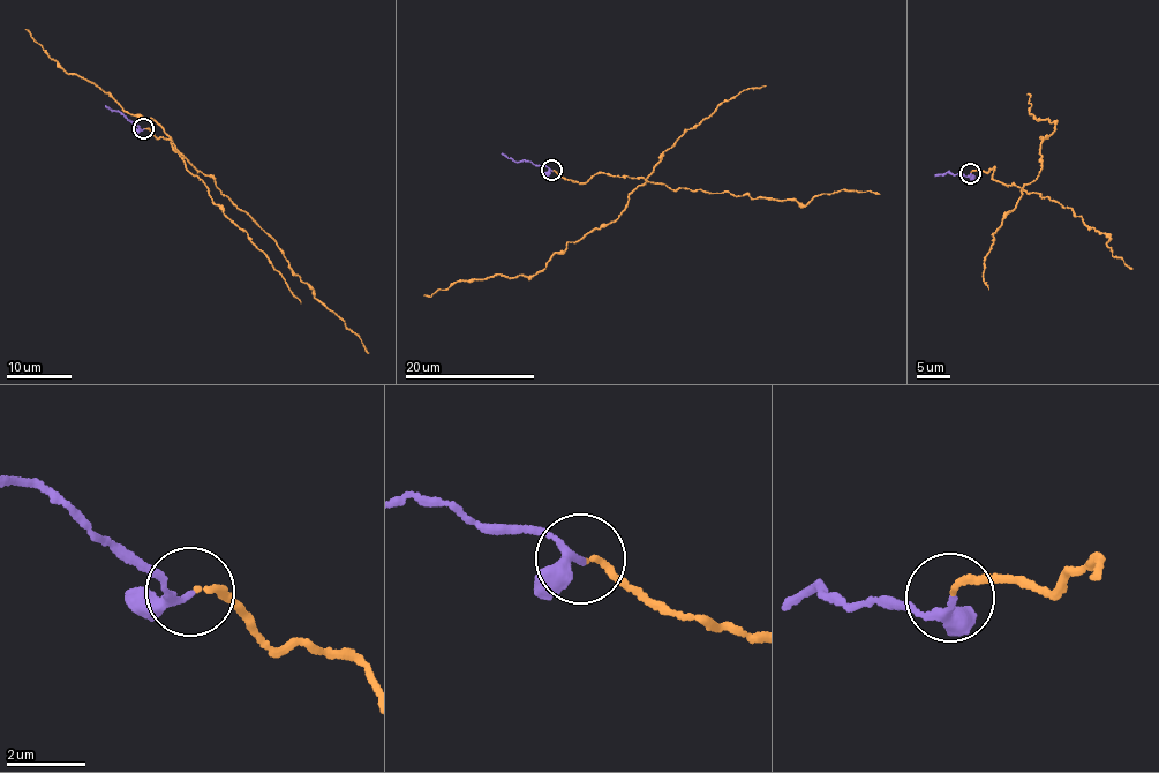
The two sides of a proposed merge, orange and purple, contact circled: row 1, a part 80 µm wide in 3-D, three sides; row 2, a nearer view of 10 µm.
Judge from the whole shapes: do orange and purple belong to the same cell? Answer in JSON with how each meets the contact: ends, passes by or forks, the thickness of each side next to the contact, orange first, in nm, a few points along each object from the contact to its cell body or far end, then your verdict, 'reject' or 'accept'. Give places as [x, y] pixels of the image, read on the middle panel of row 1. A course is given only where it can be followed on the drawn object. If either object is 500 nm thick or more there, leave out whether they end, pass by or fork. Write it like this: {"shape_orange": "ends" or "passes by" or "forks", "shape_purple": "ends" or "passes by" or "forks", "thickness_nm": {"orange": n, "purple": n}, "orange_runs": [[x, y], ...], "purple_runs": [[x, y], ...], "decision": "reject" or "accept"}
{"shape_orange": "ends", "shape_purple": "passes by", "thickness_nm": {"orange": 110, "purple": 180}, "orange_runs": [[552, 170], [582, 184], [603, 173], [649, 182], [612, 220], [569, 242], [537, 274], [495, 274], [424, 294]], "purple_runs": [[552, 170], [524, 160], [512, 160], [502, 154]], "decision": "accept"}

